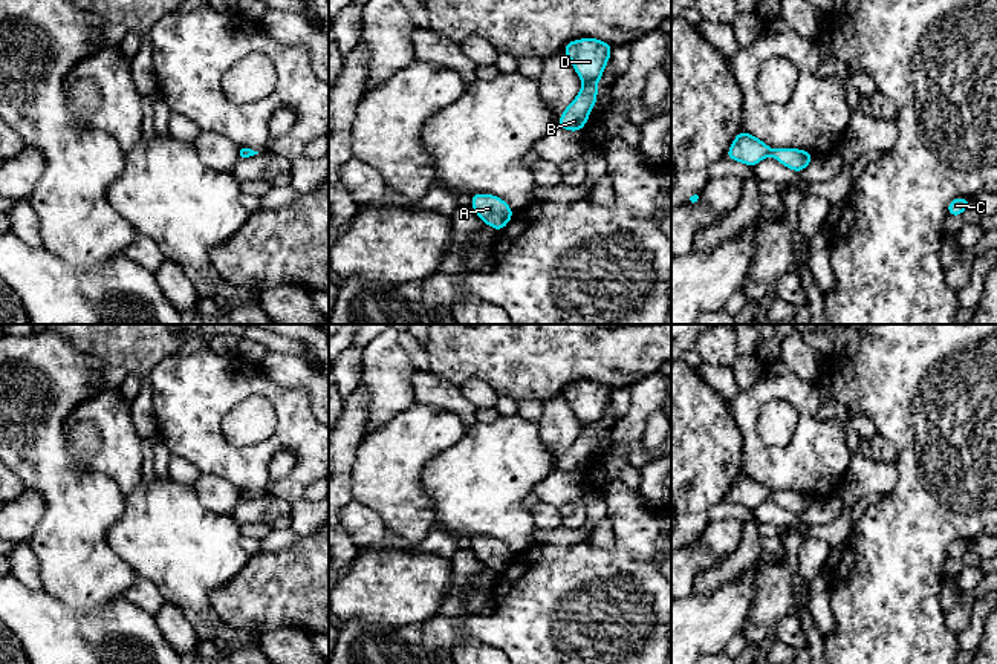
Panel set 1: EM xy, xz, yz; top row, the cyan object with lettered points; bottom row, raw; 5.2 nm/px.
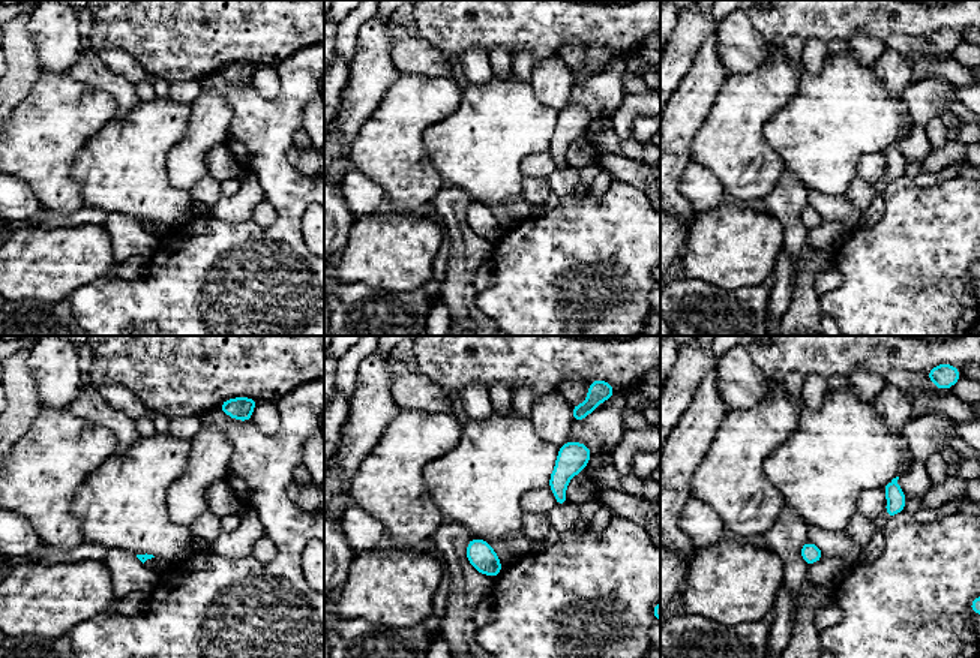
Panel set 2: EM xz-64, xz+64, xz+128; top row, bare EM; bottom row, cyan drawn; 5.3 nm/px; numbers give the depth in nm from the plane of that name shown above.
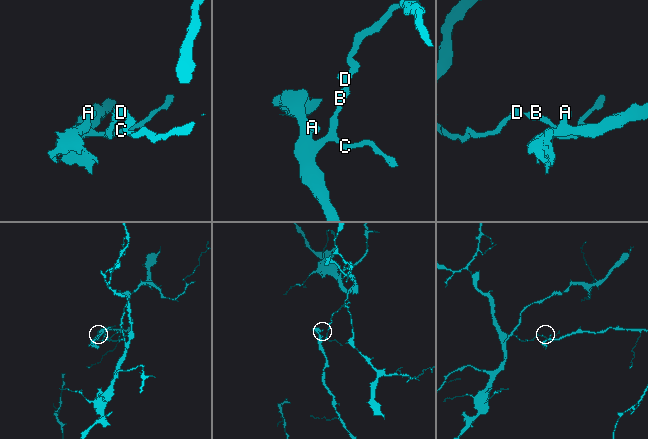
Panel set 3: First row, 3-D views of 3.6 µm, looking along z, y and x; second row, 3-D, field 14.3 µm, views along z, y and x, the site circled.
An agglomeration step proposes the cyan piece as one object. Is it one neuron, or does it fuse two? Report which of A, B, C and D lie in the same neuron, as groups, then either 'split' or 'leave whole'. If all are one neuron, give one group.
A B C / D | split

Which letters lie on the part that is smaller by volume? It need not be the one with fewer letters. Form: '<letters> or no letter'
A, B, C

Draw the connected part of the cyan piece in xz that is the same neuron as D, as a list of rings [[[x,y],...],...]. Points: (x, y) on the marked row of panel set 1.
[[[580,38],[564,44],[564,54],[583,81],[599,81],[612,55],[612,44],[598,38]]]

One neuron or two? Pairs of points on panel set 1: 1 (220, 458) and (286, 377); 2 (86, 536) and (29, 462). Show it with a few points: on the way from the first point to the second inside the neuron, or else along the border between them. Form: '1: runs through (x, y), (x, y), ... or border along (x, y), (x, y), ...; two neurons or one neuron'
1: border along (260, 367), (283, 386), (303, 387), (311, 404); two neurons
2: runs through (77, 517), (77, 510), (48, 481); one neuron

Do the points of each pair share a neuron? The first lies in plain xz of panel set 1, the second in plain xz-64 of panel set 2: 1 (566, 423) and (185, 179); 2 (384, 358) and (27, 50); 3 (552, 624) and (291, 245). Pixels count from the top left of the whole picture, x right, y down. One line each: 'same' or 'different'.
1: same
2: different
3: same

